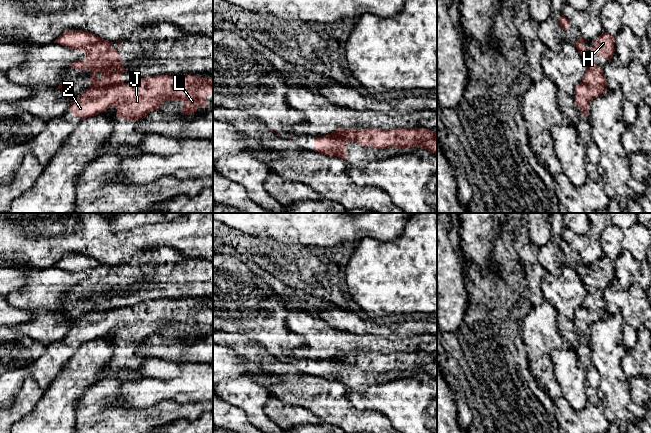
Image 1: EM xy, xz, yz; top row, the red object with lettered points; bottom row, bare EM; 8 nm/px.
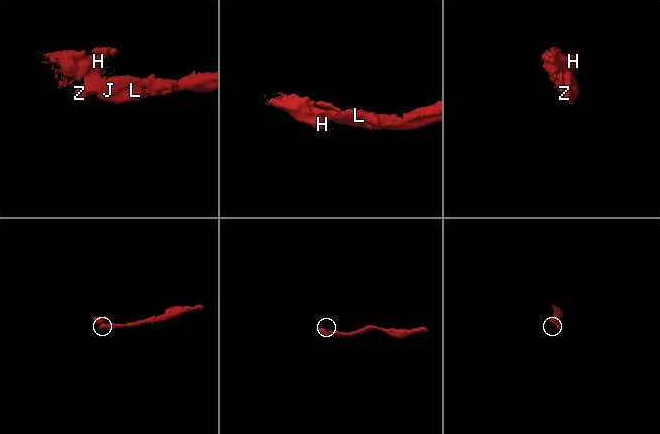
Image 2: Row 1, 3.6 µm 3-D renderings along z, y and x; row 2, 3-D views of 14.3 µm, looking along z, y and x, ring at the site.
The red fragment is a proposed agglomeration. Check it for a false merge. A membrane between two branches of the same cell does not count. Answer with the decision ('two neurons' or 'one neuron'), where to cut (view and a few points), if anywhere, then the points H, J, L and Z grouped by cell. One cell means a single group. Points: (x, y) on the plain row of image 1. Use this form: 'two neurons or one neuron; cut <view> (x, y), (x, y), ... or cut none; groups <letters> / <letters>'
two neurons; cut xy (122, 306), (116, 309), (90, 311); groups H / J L Z

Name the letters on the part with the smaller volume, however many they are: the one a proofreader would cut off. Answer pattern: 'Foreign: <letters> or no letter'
Foreign: H

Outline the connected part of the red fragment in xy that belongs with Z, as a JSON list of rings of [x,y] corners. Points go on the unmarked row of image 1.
[[[191,298],[157,299],[140,302],[134,306],[111,309],[107,311],[90,311],[82,316],[76,325],[71,327],[70,335],[82,344],[104,336],[111,331],[117,333],[119,343],[137,345],[151,335],[159,333],[167,325],[181,324],[184,328],[183,339],[192,339],[199,331],[207,329],[206,321],[213,320],[213,302],[203,302]]]

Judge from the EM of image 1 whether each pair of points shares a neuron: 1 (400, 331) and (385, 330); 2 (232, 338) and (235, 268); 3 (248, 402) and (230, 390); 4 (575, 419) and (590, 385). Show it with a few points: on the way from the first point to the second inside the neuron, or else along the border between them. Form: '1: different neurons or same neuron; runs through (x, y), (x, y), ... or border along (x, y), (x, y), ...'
1: same neuron; runs through (396, 331), (389, 331)
2: different neurons; border along (223, 331), (244, 334), (254, 340)
3: same neuron; runs through (244, 398), (238, 392), (234, 392)
4: same neuron; runs through (584, 413), (591, 406), (591, 394)

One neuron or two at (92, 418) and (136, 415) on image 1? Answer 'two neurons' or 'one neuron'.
one neuron

